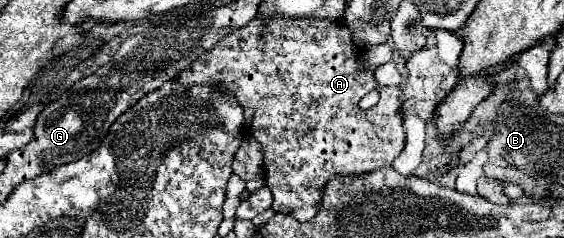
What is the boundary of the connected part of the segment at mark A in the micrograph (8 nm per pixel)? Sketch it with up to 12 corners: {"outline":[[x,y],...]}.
{"outline":[[255,17],[183,85],[221,83],[263,145],[273,211],[405,147],[343,21]]}

